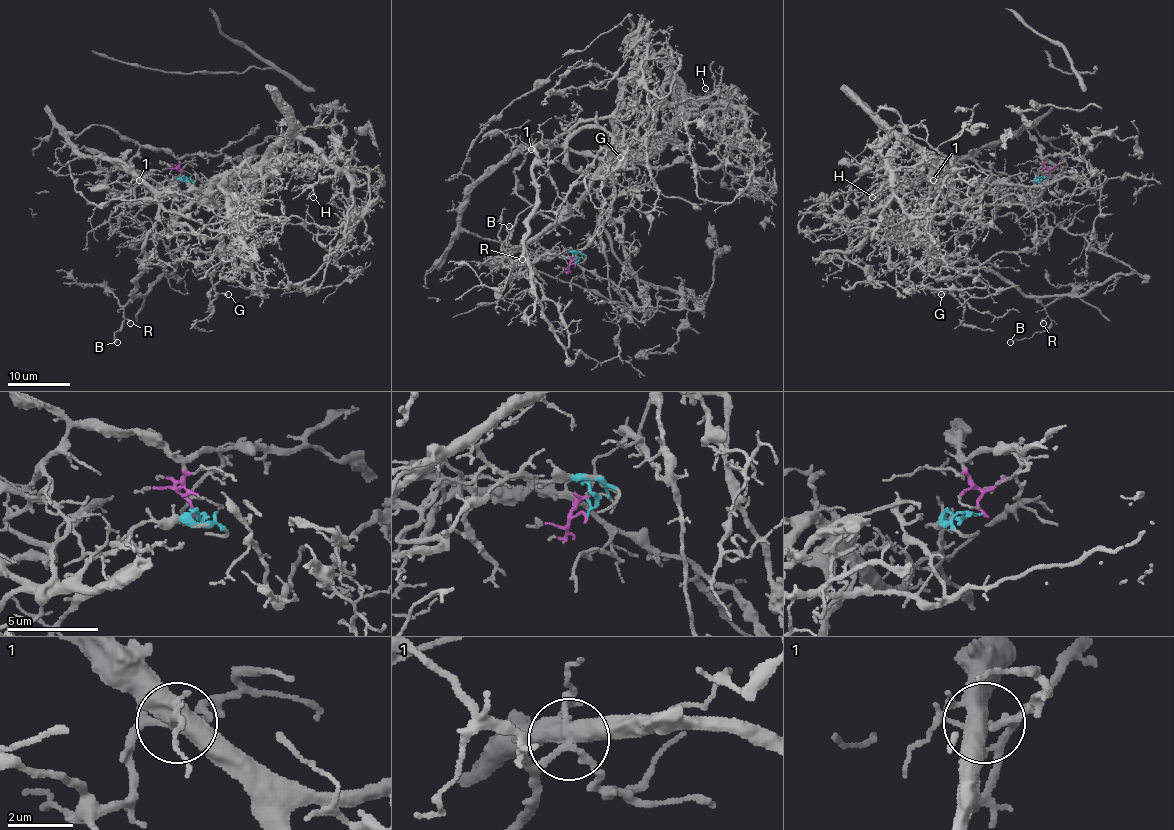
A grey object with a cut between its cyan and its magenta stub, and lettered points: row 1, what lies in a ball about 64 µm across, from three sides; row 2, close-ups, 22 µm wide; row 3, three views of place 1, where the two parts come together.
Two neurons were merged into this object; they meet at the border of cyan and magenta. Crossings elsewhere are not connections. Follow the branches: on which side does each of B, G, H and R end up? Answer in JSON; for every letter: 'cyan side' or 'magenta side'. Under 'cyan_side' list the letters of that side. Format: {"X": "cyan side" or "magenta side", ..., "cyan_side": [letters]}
{"B": "magenta side", "G": "cyan side", "H": "cyan side", "R": "magenta side", "cyan_side": ["G", "H"]}

